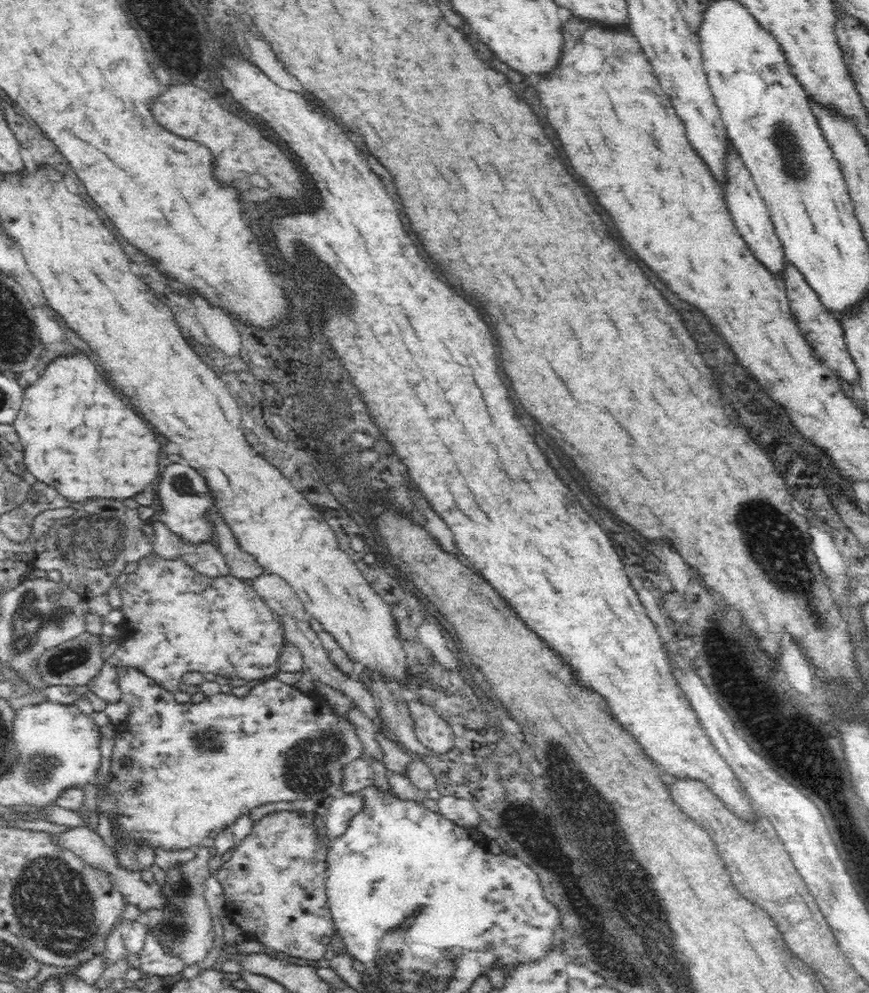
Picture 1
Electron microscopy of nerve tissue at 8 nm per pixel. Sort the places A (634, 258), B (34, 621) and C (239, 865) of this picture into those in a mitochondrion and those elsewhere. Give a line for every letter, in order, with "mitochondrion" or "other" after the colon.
A: other
B: mitochondrion
C: other

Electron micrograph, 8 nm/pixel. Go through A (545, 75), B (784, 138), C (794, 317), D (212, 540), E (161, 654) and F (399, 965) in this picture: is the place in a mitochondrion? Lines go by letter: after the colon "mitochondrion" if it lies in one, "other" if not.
A: other
B: mitochondrion
C: other
D: other
E: other
F: mitochondrion

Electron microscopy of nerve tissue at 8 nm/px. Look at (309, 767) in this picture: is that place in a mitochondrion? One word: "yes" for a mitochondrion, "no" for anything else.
yes

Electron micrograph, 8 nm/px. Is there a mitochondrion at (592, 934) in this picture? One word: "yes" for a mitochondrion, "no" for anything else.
yes

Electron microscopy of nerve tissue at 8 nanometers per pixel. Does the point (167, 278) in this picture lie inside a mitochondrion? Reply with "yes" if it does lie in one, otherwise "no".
no

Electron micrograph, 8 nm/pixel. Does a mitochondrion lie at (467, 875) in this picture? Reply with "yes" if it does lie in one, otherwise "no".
no

